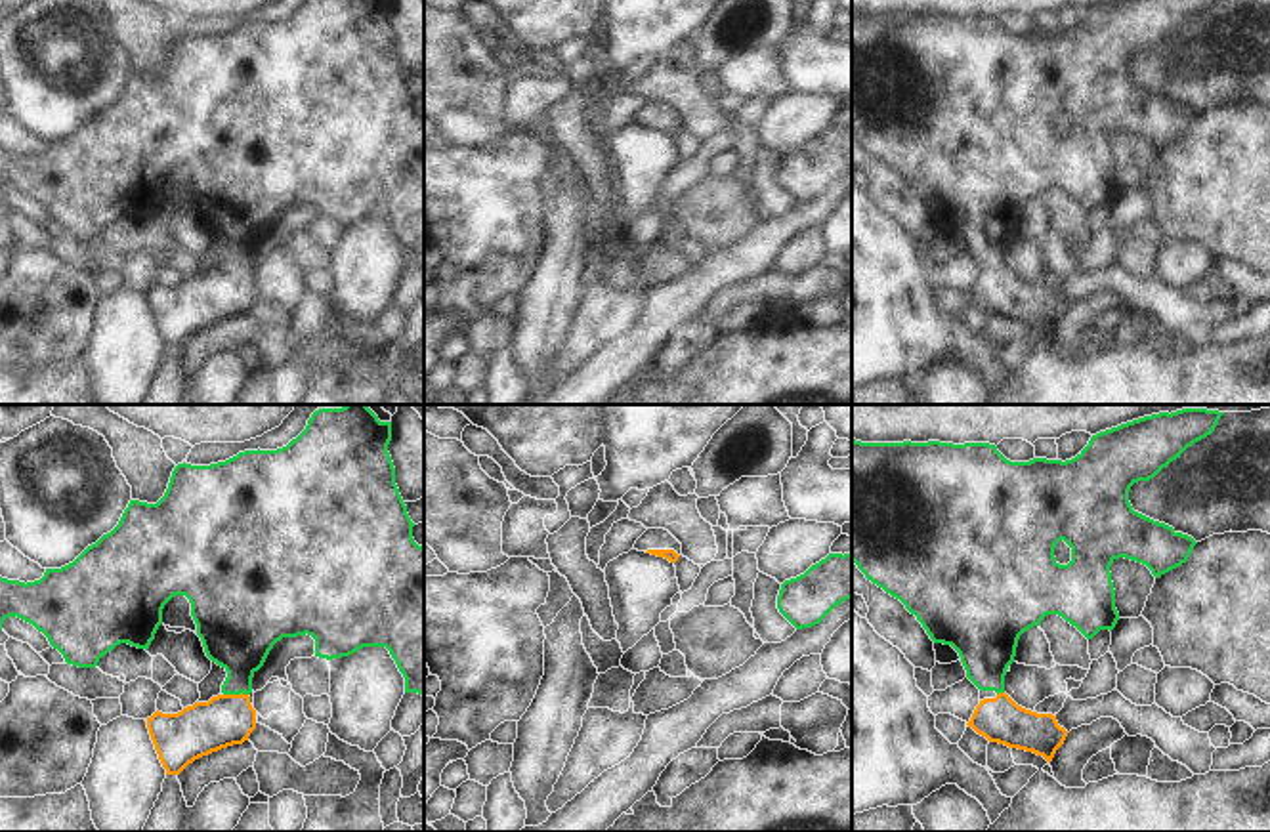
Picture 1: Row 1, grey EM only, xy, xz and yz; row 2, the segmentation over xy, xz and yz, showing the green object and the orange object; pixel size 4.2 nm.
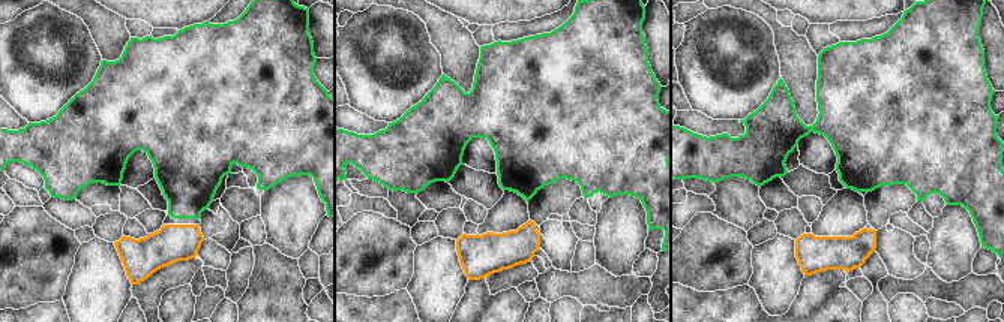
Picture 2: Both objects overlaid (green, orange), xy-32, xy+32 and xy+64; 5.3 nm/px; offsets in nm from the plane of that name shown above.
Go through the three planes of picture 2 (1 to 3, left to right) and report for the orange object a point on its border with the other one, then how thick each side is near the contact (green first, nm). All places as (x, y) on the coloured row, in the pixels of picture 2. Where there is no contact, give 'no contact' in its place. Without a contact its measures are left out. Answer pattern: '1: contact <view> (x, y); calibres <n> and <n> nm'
1: no contact
2: no contact
3: no contact

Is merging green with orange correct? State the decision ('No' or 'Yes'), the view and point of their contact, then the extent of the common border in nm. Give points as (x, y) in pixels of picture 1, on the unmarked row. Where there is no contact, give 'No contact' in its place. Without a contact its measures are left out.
Yes. Touches green at xy (235, 266). Shared border 100 nm

